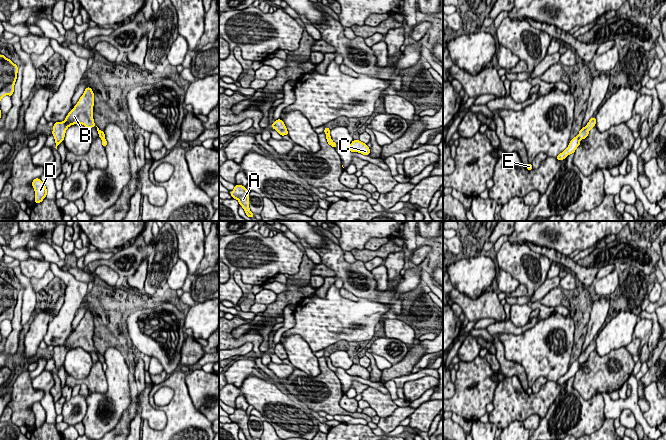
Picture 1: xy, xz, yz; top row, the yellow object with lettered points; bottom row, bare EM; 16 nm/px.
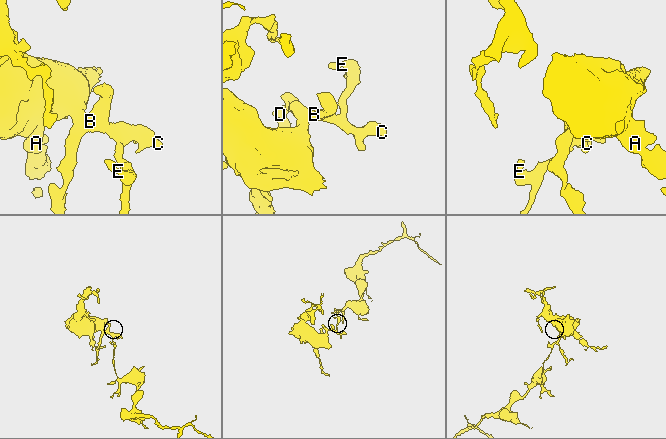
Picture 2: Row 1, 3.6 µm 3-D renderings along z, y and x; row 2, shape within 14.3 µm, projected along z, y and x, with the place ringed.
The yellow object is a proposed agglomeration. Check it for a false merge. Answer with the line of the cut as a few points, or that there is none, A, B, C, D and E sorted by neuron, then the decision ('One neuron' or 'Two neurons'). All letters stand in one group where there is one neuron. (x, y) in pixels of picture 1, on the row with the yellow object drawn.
Split along yz (577, 136), (579, 139). Groups: A B C D / E. Two neurons

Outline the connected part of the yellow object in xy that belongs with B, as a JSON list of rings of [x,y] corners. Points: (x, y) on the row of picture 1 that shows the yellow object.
[[[87,87],[84,94],[80,97],[74,108],[68,113],[63,122],[55,122],[52,134],[55,138],[57,146],[63,142],[66,130],[69,126],[80,123],[87,128],[92,128],[95,125],[93,119],[94,93],[90,87]]]

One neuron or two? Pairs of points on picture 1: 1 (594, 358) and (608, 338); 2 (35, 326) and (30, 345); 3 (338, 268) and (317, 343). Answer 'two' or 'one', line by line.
1: two
2: one
3: two

